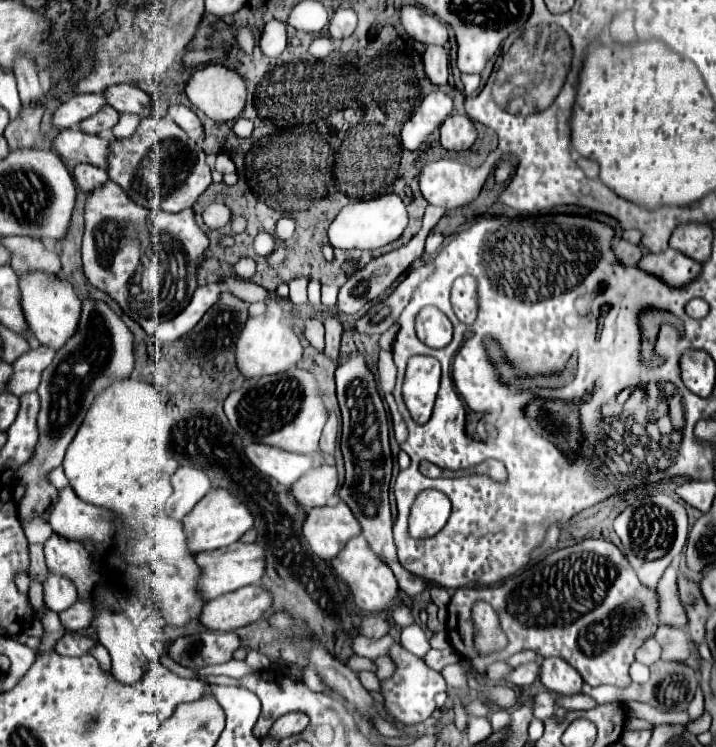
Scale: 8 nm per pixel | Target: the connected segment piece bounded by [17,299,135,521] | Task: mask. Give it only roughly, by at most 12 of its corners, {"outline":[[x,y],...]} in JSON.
{"outline":[[83,301],[39,385],[39,441],[17,469],[19,519],[47,519],[97,393],[133,371],[133,335]]}

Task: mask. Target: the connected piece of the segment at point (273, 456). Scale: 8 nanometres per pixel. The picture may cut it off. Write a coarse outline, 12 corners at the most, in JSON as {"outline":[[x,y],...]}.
{"outline":[[245,445],[245,455],[263,473],[291,485],[313,467],[271,445]]}

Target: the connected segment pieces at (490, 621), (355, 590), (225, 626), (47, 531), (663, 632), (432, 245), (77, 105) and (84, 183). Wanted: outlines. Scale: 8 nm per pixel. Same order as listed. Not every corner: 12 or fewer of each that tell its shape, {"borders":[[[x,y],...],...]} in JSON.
{"borders":[[[489,603],[471,607],[473,645],[479,655],[507,647],[499,617]],[[363,537],[331,559],[355,605],[391,609],[399,587],[393,571]],[[259,585],[207,601],[201,625],[235,631],[271,607]],[[45,521],[23,523],[23,531],[31,543],[43,545],[53,533]],[[657,627],[663,659],[687,661],[691,647],[679,627]],[[429,233],[425,253],[433,253],[441,247],[443,235]],[[101,93],[71,95],[51,115],[53,129],[79,125],[105,105]],[[77,163],[77,185],[85,193],[109,179],[105,169]]]}

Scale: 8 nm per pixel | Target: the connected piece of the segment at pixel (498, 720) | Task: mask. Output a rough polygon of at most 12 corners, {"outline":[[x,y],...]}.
{"outline":[[495,709],[491,713],[493,729],[505,729],[511,725],[509,711]]}

